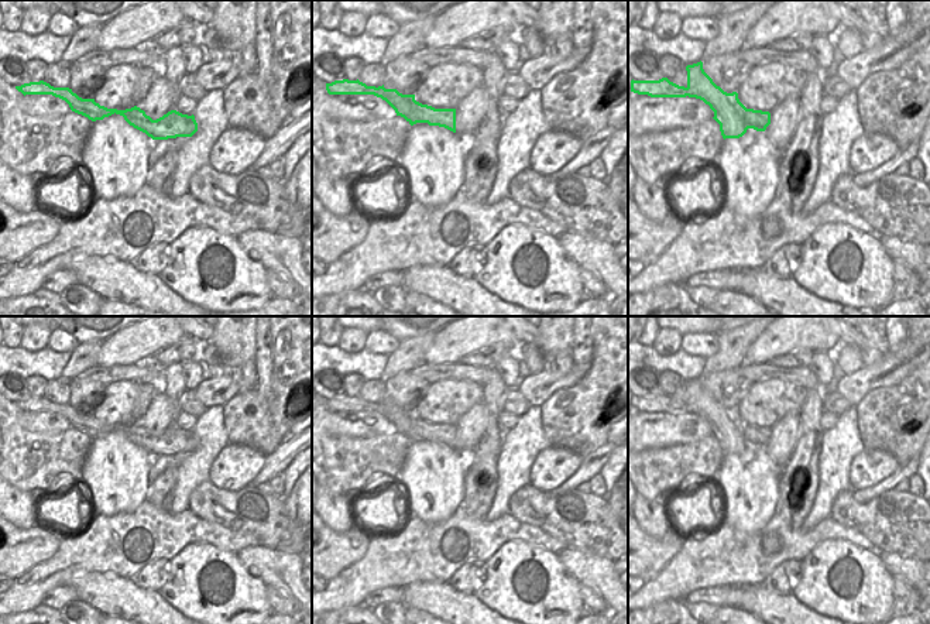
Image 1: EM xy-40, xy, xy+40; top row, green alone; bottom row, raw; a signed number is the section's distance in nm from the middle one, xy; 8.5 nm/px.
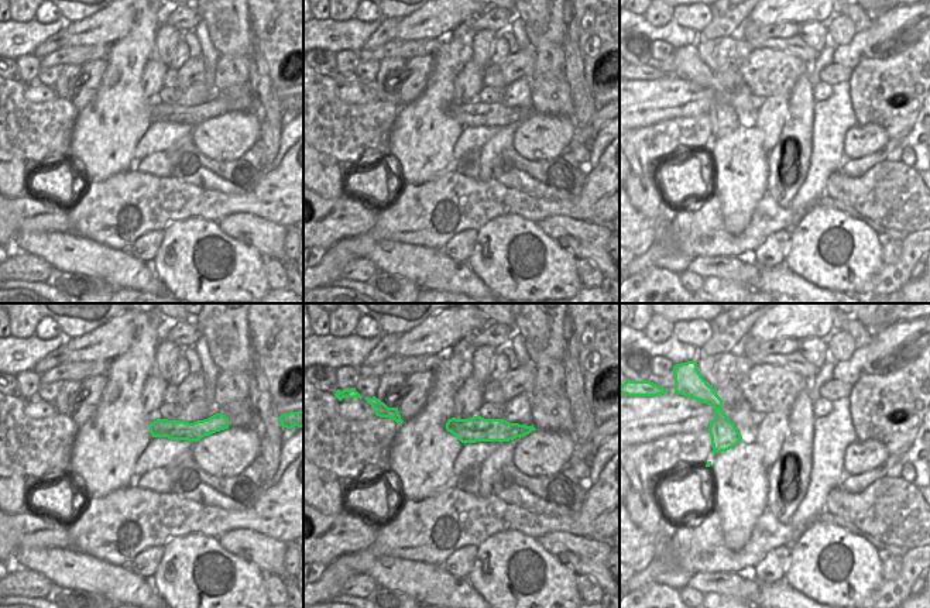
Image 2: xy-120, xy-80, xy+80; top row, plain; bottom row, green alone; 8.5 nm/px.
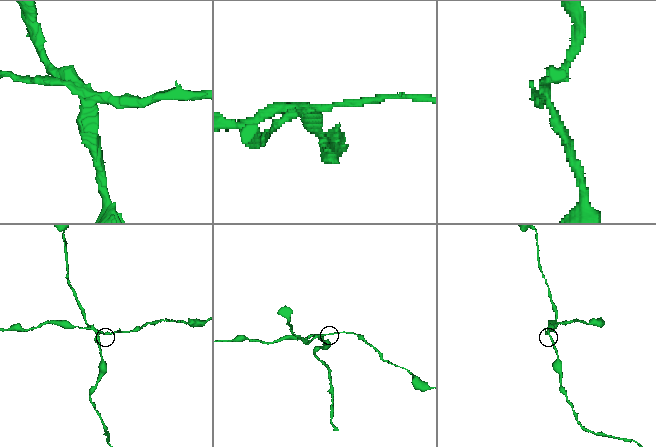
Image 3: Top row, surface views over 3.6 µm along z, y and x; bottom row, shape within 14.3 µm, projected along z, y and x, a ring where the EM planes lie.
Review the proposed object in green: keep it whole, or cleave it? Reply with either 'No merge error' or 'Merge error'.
Merge error

